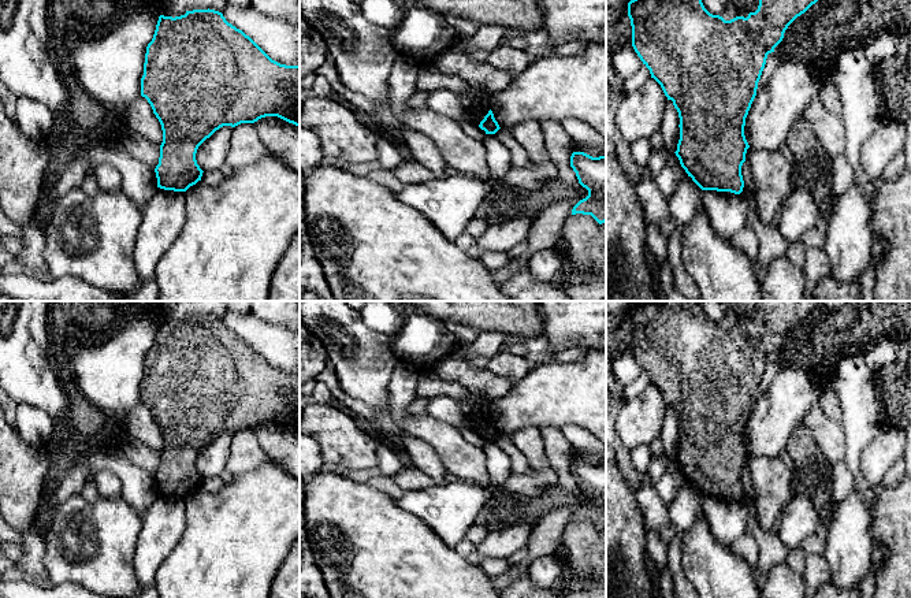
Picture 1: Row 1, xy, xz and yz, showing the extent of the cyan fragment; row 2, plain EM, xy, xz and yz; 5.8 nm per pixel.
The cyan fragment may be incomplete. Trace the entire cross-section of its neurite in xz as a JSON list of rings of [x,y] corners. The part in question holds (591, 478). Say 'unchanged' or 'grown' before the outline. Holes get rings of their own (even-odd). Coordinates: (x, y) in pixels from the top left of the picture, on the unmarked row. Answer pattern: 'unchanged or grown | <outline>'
unchanged | [[[573,458],[570,473],[576,479],[579,490],[588,497],[588,502],[580,506],[572,516],[572,521],[591,521],[599,531],[606,528],[606,463],[592,464],[584,458]]]

